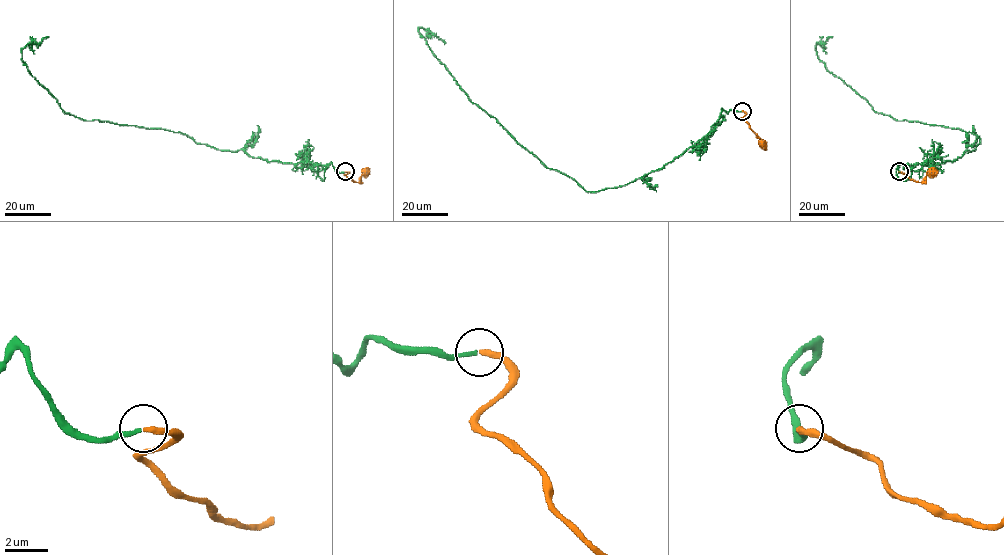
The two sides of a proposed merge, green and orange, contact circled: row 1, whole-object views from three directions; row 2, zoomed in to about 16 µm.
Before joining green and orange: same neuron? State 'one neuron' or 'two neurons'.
one neuron

